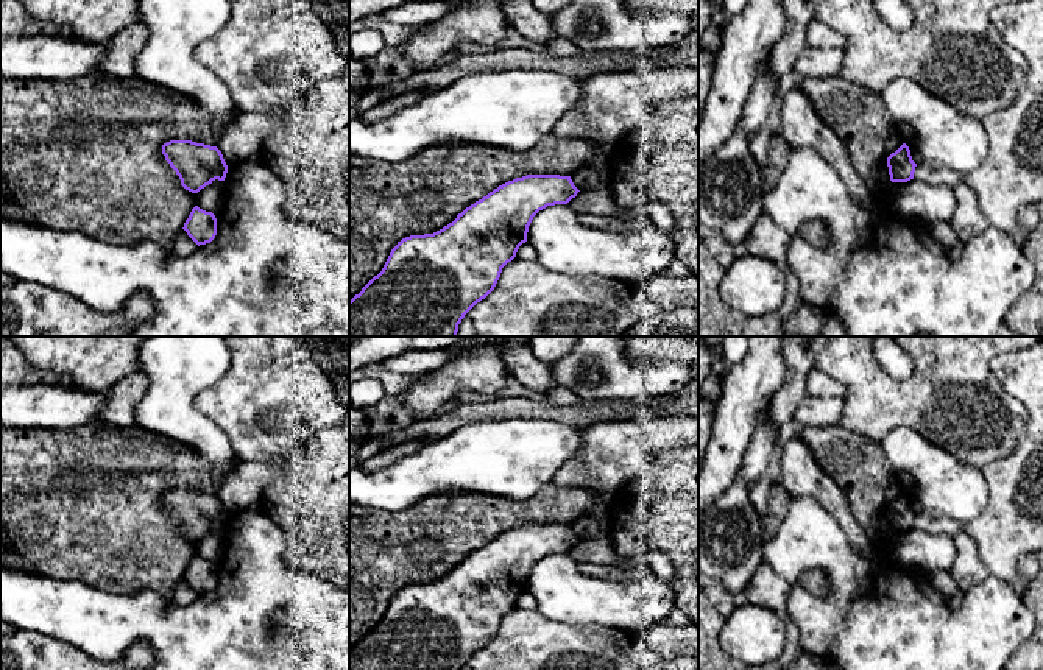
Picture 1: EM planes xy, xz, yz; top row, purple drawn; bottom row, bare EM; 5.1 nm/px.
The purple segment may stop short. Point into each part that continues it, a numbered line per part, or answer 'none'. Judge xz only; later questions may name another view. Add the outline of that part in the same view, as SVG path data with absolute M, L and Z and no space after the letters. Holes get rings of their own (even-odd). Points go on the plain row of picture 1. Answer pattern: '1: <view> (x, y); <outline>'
none

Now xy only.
none

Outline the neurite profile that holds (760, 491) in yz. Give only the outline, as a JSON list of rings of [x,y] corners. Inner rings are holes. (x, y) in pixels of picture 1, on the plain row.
[[[759,478],[750,489],[750,500],[761,519],[764,519],[767,513],[770,485],[770,480]]]

